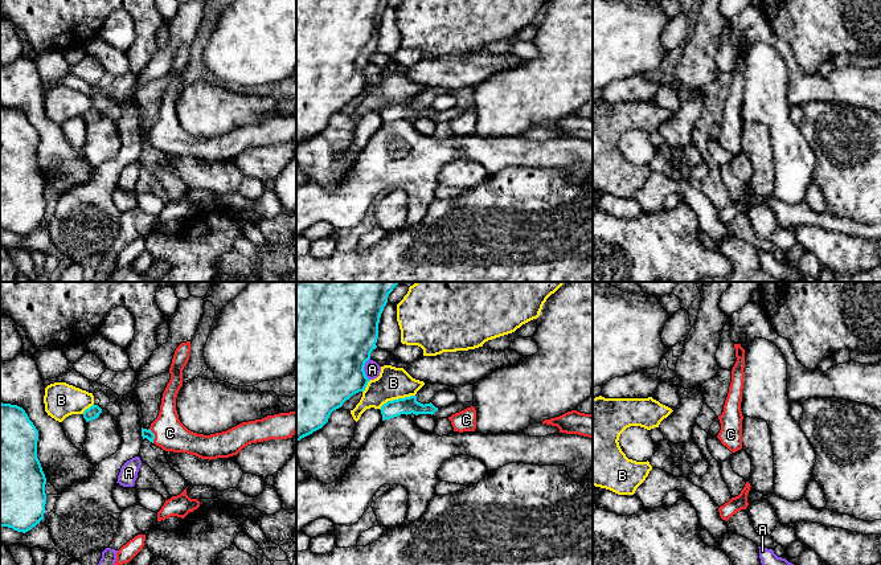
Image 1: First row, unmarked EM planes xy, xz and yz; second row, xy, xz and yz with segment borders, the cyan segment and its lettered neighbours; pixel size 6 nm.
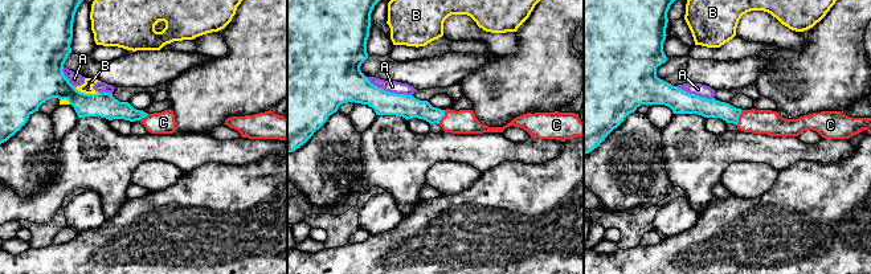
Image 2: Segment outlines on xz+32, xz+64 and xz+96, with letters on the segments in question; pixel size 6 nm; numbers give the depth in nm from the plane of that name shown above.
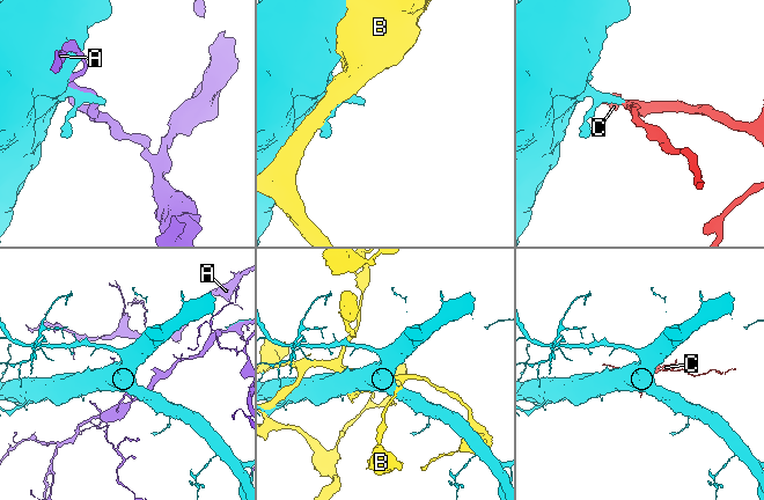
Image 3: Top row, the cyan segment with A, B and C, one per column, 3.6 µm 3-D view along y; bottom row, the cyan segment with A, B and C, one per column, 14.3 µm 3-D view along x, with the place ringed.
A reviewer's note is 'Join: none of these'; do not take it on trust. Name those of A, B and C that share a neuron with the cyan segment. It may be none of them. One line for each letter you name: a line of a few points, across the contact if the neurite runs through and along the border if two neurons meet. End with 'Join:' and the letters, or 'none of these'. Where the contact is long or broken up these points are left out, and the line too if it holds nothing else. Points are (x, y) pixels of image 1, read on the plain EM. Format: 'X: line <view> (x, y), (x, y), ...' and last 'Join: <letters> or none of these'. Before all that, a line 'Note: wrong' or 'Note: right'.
Note: wrong
C: line xy (148, 138), (154, 139), (169, 136)
Join: C

